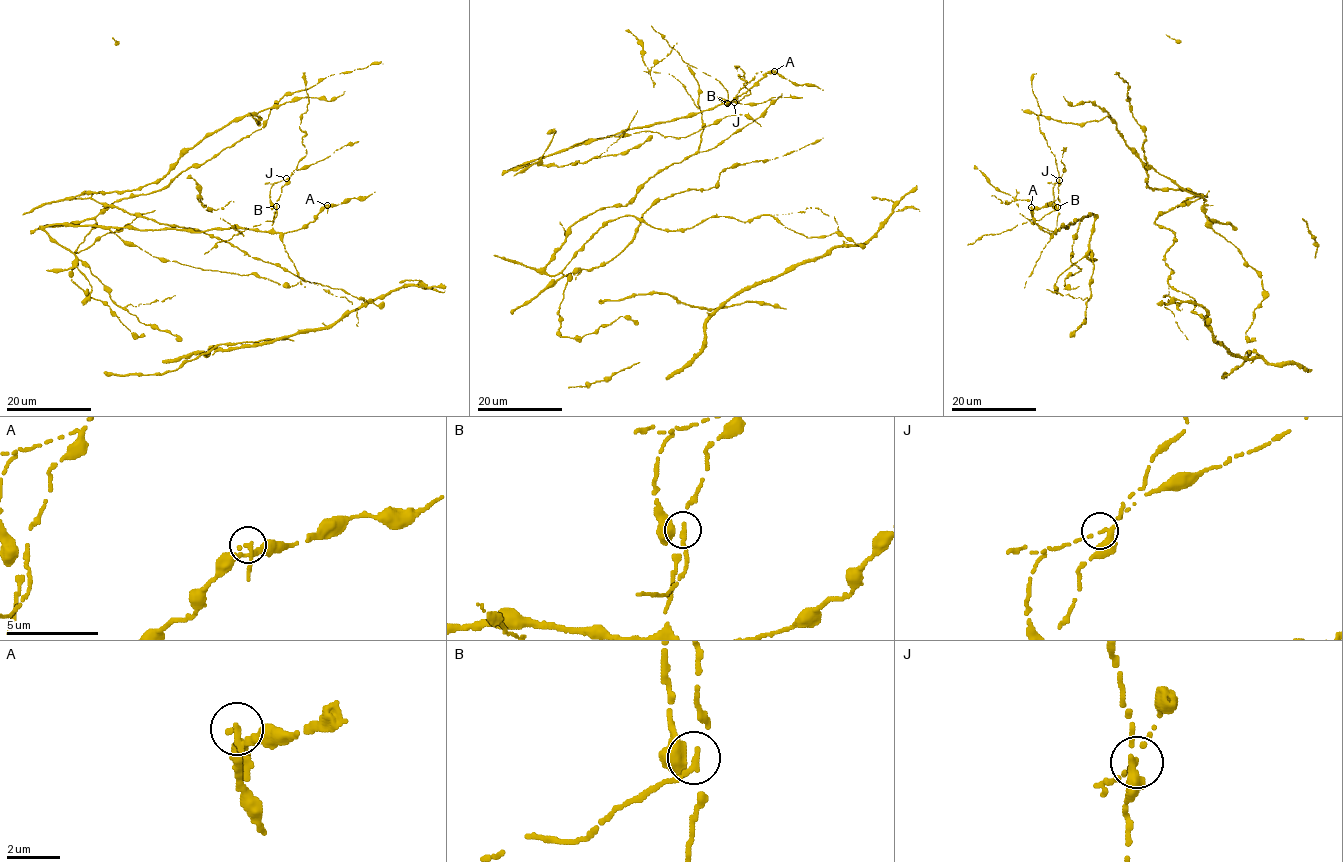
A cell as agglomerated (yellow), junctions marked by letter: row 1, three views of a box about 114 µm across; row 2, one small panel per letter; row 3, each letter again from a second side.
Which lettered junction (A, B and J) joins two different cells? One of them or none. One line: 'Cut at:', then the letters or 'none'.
Cut at: B

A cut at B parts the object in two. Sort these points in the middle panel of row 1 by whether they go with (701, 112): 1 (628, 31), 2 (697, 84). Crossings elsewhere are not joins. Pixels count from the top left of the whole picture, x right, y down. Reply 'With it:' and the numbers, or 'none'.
With it: 1, 2

